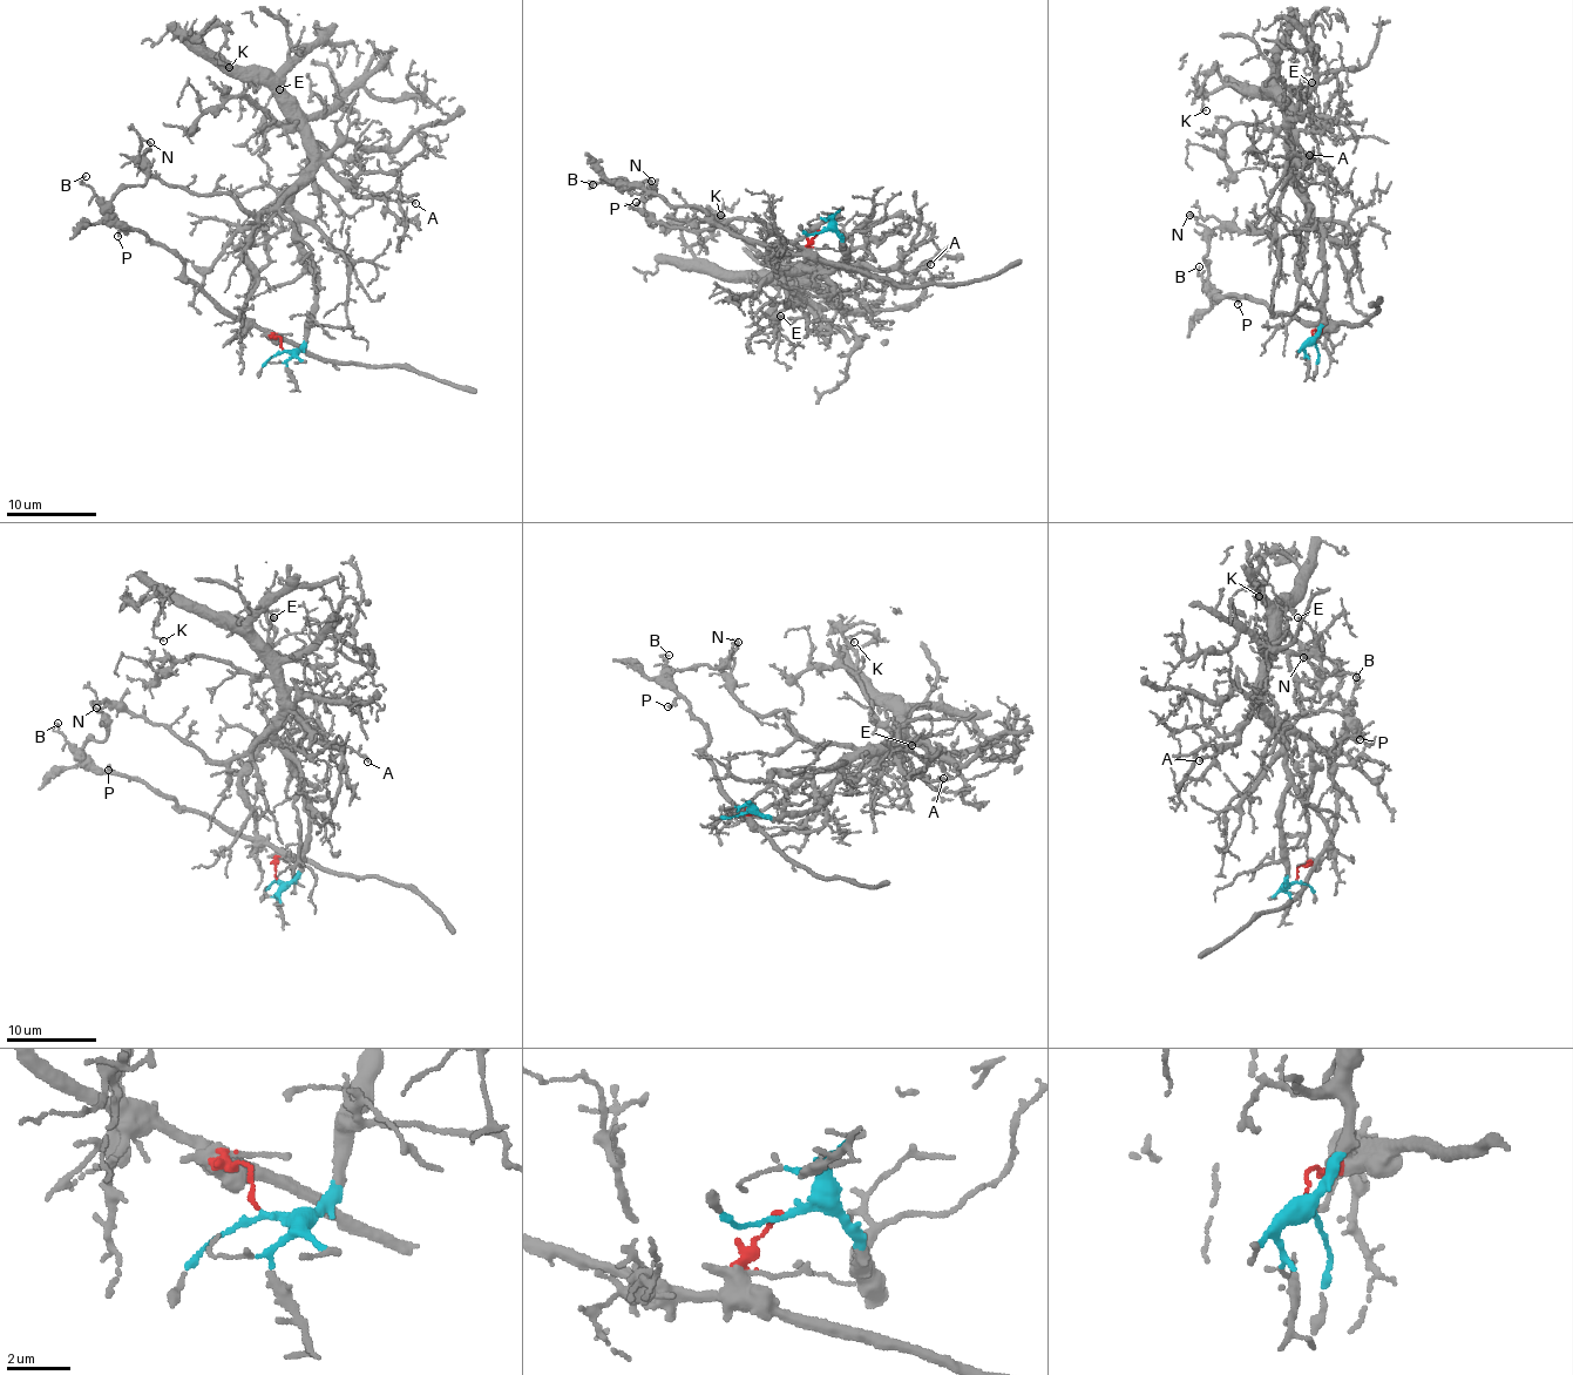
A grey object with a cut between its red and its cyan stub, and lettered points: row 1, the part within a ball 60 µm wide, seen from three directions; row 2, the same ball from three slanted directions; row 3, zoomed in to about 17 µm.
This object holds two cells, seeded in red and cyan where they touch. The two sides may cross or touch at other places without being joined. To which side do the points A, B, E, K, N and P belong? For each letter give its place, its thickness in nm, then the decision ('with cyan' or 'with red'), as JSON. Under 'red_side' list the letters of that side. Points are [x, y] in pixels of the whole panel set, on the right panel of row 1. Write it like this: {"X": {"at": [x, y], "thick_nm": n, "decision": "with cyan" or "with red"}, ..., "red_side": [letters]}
{"A": {"at": [1309, 155], "thick_nm": 200, "decision": "with cyan"}, "B": {"at": [1199, 266], "thick_nm": 120, "decision": "with red"}, "E": {"at": [1312, 82], "thick_nm": 120, "decision": "with cyan"}, "K": {"at": [1206, 110], "thick_nm": 110, "decision": "with cyan"}, "N": {"at": [1190, 215], "thick_nm": 120, "decision": "with cyan"}, "P": {"at": [1238, 304], "thick_nm": 170, "decision": "with red"}, "red_side": ["B", "P"]}

